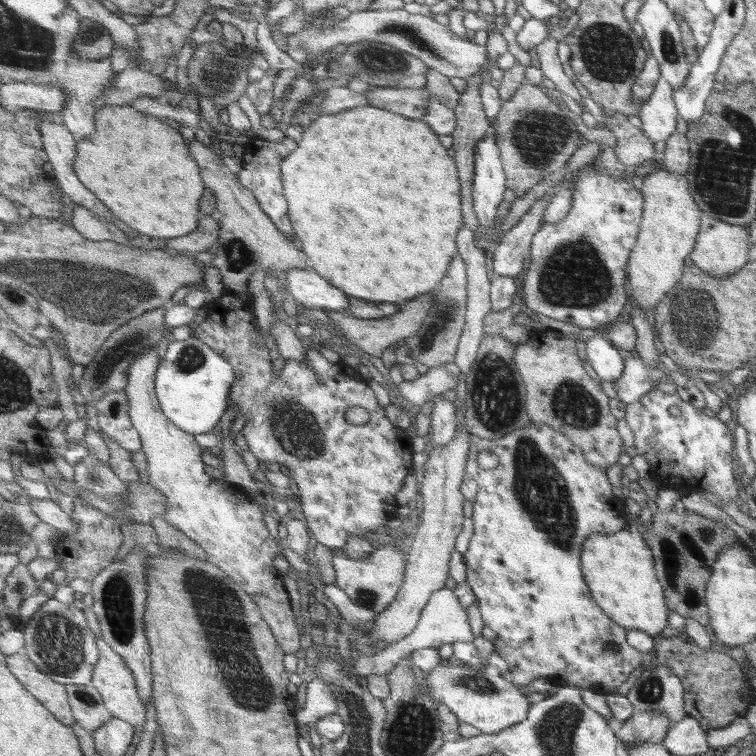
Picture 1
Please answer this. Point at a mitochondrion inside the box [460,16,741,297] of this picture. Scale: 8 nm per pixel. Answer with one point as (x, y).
(607, 53)

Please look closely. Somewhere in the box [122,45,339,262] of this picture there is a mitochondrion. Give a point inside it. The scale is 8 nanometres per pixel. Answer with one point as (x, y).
(218, 74)

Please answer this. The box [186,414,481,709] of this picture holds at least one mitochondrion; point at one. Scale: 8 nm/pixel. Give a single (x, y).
(368, 596)

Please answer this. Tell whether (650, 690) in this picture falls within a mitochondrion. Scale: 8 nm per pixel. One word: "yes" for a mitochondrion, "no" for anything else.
yes

